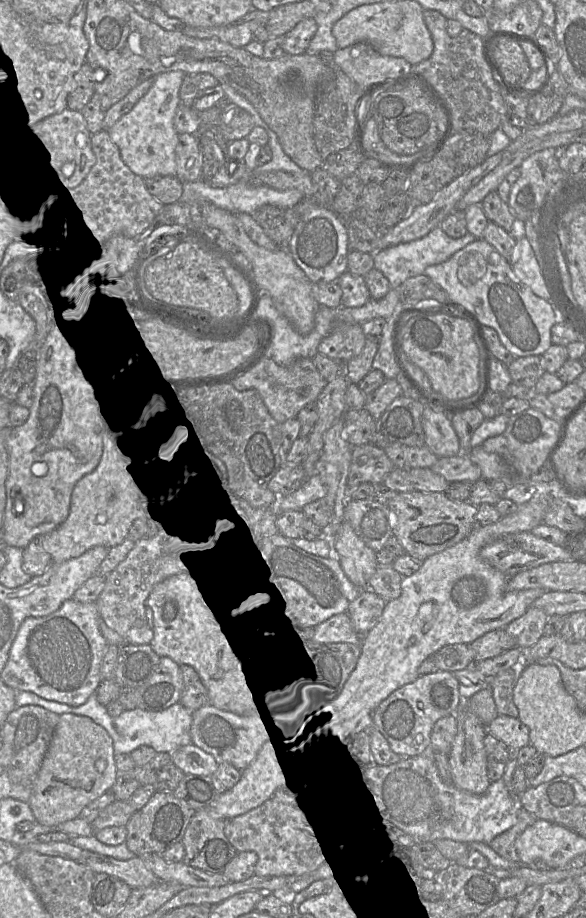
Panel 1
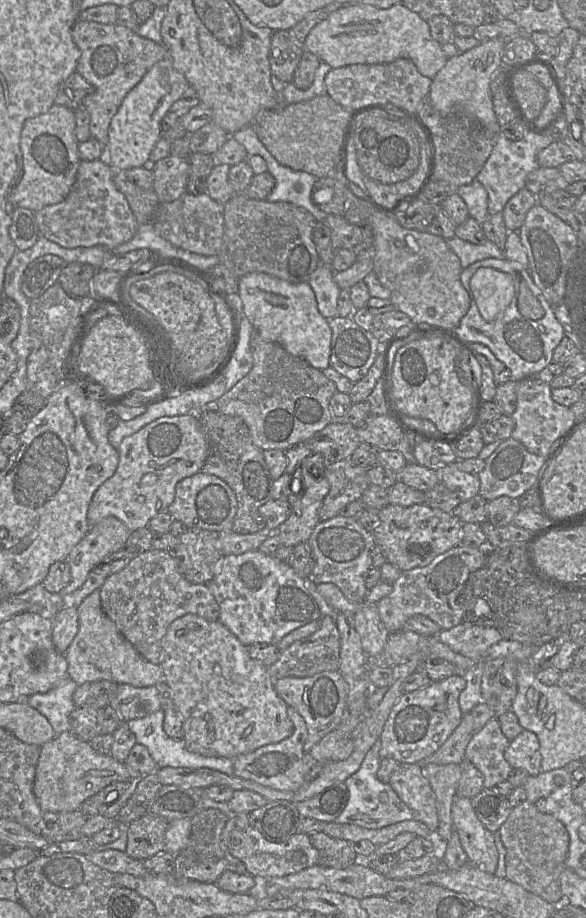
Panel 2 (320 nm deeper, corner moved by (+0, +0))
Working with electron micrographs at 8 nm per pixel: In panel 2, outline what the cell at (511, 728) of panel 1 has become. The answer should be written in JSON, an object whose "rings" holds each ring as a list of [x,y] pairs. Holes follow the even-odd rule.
{"rings":[[[523,730],[510,741],[504,757],[512,768],[522,768],[529,776],[536,776],[542,771],[540,745],[534,732]]]}

